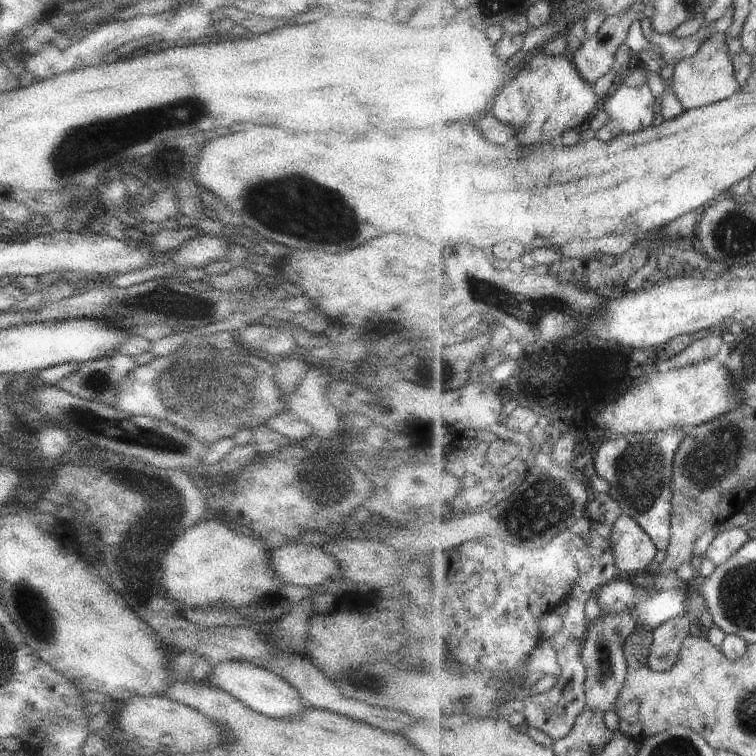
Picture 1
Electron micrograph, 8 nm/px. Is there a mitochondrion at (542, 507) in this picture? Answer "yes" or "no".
yes

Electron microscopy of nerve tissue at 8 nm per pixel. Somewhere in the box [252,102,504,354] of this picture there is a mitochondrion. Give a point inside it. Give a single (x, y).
(318, 220)

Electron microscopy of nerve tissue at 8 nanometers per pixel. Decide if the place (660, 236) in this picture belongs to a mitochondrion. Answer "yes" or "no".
no

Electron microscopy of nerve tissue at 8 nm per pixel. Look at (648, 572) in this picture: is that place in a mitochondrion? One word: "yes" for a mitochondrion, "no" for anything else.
no

